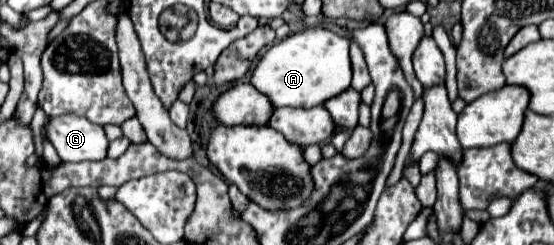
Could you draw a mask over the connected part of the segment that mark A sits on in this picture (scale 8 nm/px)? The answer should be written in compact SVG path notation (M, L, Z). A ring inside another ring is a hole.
M303 29L269 47L251 73L251 85L265 93L273 107L315 107L351 85L349 41L329 29Z

